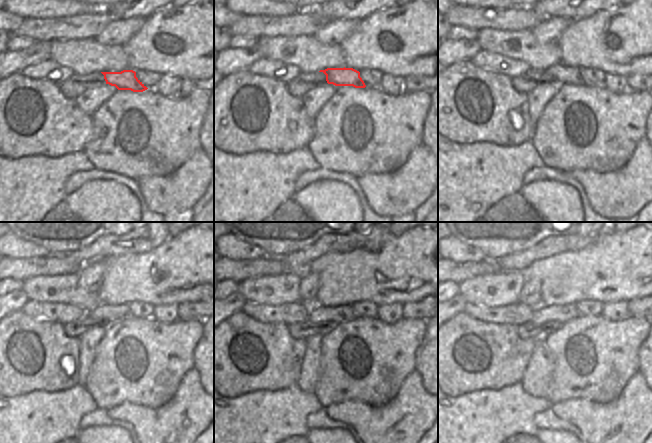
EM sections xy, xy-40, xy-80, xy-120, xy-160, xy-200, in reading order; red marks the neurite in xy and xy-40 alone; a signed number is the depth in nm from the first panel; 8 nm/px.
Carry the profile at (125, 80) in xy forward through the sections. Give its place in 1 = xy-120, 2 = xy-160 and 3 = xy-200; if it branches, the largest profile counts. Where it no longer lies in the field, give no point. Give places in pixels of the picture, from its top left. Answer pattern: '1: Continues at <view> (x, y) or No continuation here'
1: Continues at xy-120 (119, 313)
2: Continues at xy-160 (340, 314)
3: Continues at xy-200 (562, 314)

